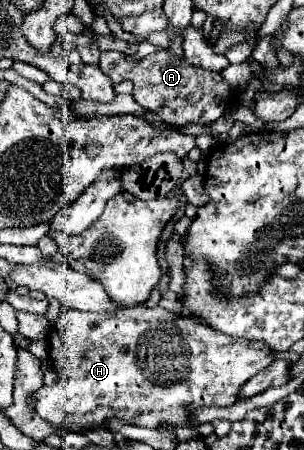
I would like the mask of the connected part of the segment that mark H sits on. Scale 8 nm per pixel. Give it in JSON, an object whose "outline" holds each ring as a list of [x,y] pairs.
{"outline":[[[133,306],[113,314],[61,310],[49,332],[49,358],[53,360],[57,380],[37,390],[35,410],[51,426],[69,420],[75,430],[83,426],[103,426],[111,416],[151,430],[167,422],[179,428],[187,424],[189,414],[199,406],[235,404],[241,386],[275,360],[273,350],[265,342],[217,334],[217,330],[193,318],[179,316],[161,306]]]}

